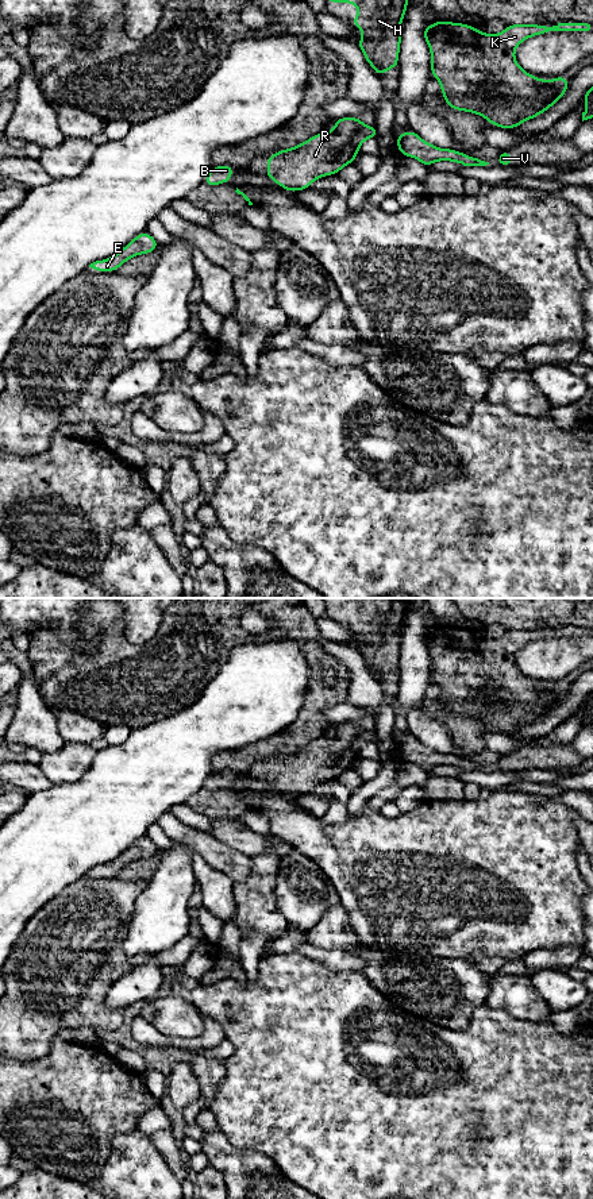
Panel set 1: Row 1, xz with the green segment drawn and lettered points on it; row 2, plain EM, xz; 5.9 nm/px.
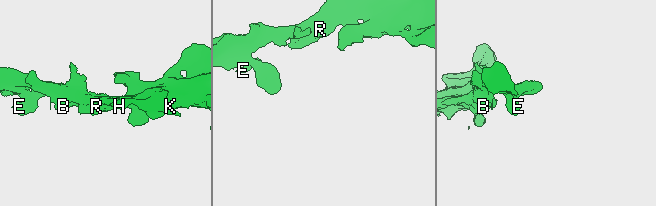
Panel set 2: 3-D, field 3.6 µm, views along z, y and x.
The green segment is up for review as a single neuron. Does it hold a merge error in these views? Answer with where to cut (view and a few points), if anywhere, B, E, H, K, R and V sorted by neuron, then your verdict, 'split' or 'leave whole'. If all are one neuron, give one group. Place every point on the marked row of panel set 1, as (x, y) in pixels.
cut none; groups B E H K R V; leave whole

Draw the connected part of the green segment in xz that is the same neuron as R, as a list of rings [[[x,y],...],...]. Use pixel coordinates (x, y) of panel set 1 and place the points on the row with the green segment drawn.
[[[358,117],[332,122],[334,131],[324,131],[292,149],[269,154],[265,176],[288,192],[304,190],[317,178],[338,174],[355,161],[366,139],[378,138],[378,128],[366,126]]]

